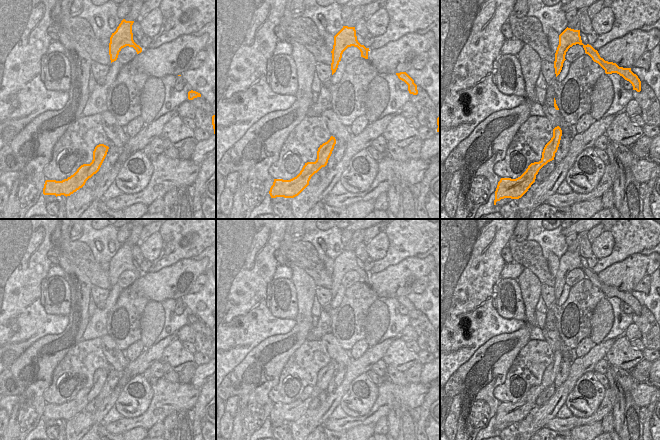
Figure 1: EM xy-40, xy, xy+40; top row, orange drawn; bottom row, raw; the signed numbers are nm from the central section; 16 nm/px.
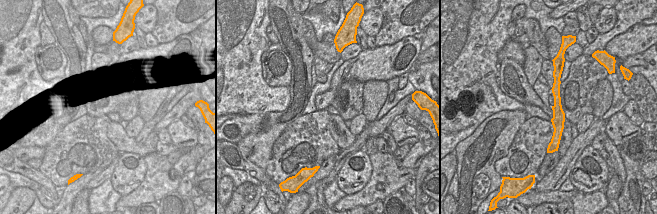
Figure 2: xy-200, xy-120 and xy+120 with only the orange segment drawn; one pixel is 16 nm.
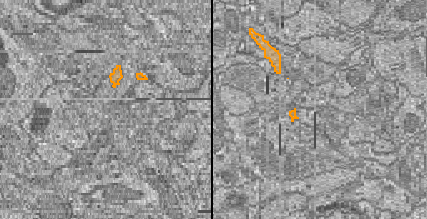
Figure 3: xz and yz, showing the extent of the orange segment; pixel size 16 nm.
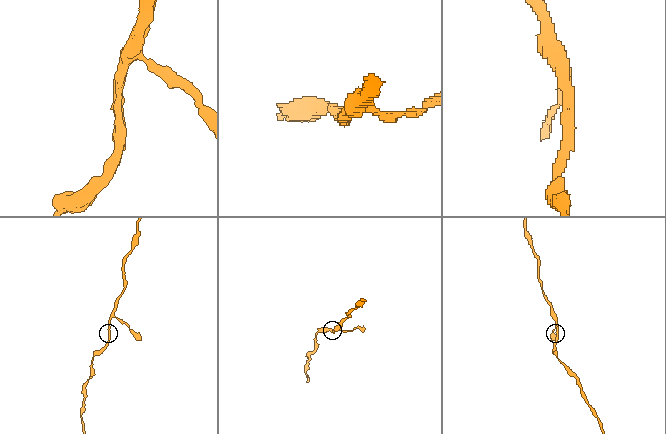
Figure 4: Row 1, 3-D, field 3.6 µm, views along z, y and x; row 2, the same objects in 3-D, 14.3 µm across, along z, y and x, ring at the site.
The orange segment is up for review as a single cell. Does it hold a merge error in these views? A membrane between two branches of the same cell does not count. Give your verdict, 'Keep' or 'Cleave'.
Keep.

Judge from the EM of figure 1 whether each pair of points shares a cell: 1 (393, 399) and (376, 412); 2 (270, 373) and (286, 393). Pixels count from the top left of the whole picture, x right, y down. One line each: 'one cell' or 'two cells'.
1: one cell
2: two cells

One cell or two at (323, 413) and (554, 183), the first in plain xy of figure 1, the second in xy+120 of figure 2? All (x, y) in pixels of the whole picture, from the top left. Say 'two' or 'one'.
one

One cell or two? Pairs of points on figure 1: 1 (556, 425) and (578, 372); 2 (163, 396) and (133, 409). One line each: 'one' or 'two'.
1: two
2: two

